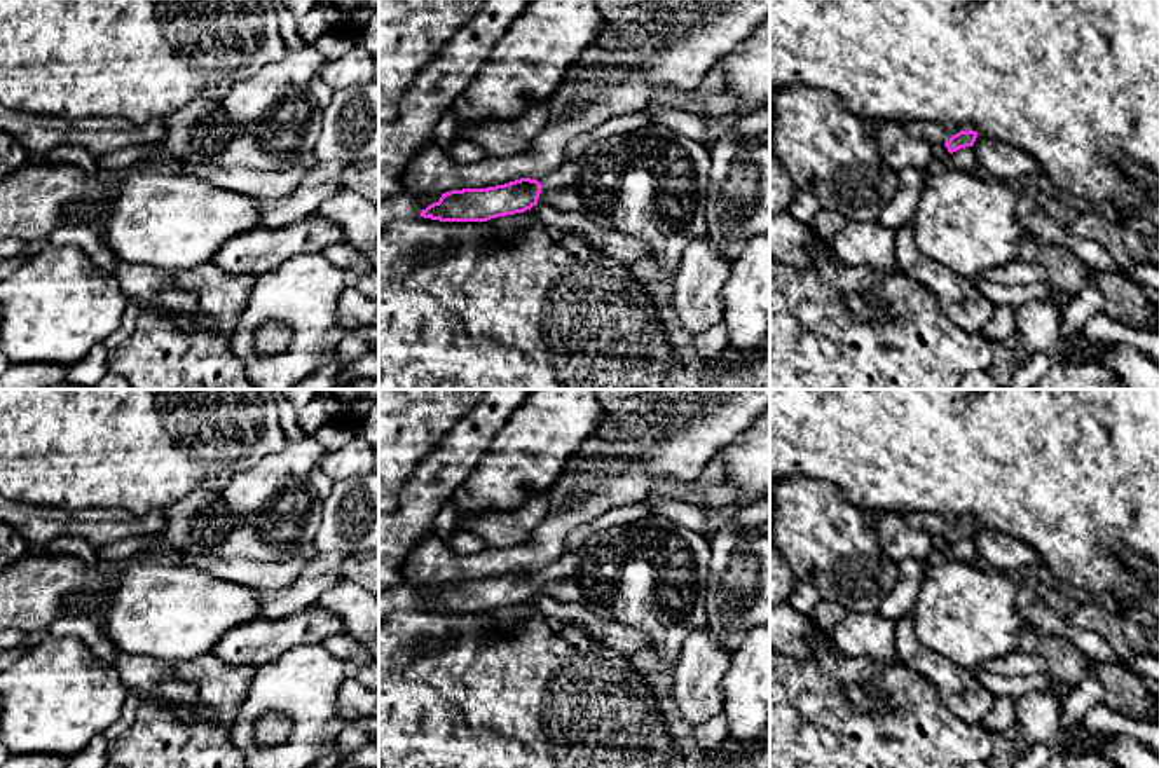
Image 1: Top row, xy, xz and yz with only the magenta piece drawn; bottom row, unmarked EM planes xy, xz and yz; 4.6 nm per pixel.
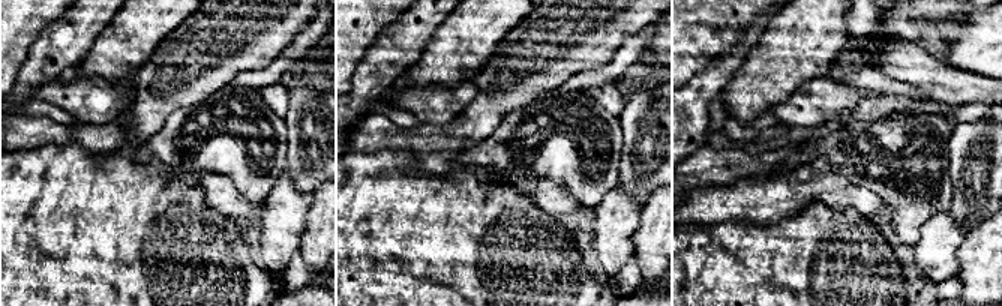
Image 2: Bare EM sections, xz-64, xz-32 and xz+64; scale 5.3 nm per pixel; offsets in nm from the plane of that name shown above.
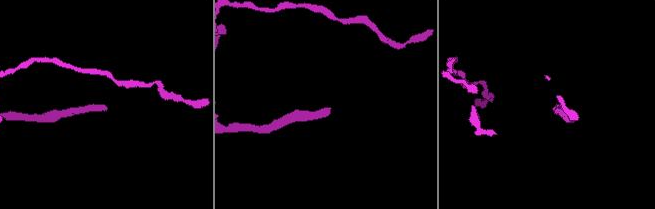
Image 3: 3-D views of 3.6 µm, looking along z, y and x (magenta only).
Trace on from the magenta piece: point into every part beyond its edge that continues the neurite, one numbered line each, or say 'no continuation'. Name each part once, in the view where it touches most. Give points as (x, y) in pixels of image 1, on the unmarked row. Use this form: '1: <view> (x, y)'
1: xz (651, 575)

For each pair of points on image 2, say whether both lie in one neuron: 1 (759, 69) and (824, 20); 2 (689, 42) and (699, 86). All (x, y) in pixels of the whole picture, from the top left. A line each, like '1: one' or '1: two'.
1: one
2: two

